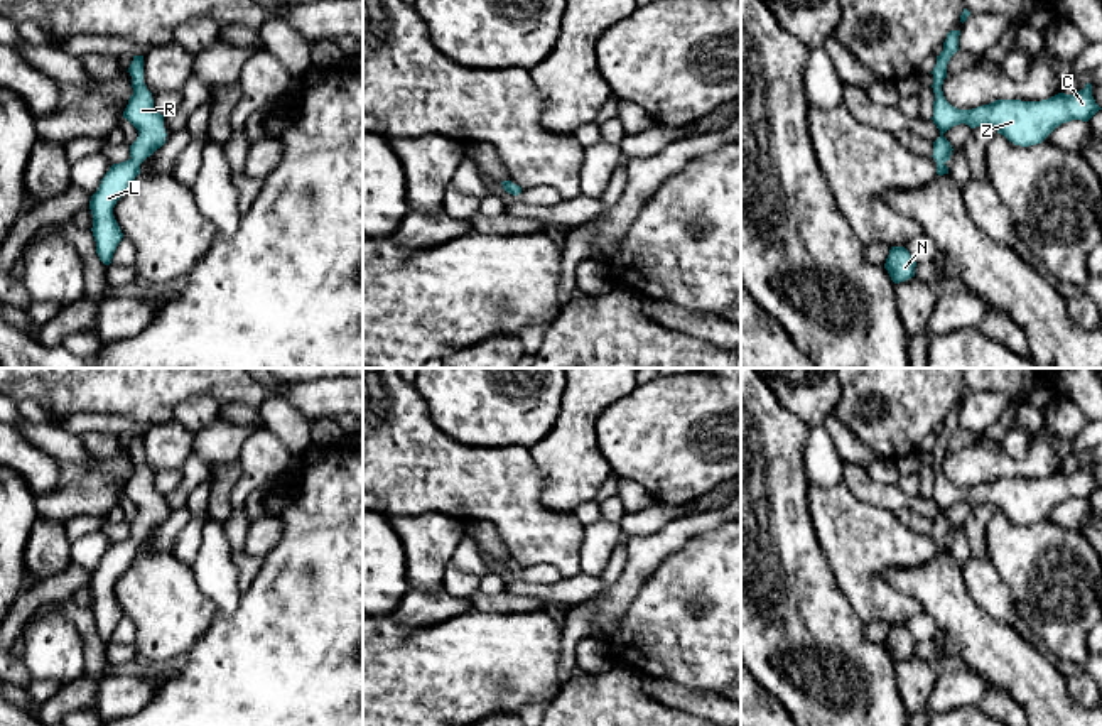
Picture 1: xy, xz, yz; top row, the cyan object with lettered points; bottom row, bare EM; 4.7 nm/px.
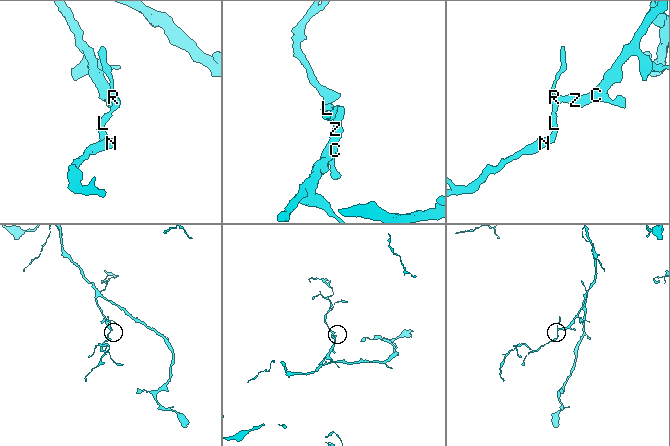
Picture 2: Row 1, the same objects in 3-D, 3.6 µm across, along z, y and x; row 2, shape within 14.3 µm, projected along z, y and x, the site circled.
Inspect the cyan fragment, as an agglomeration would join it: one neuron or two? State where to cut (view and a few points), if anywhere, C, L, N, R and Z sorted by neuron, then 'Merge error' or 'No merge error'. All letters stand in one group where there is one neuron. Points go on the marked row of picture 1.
No split. Groups: C L N R Z. No merge error

